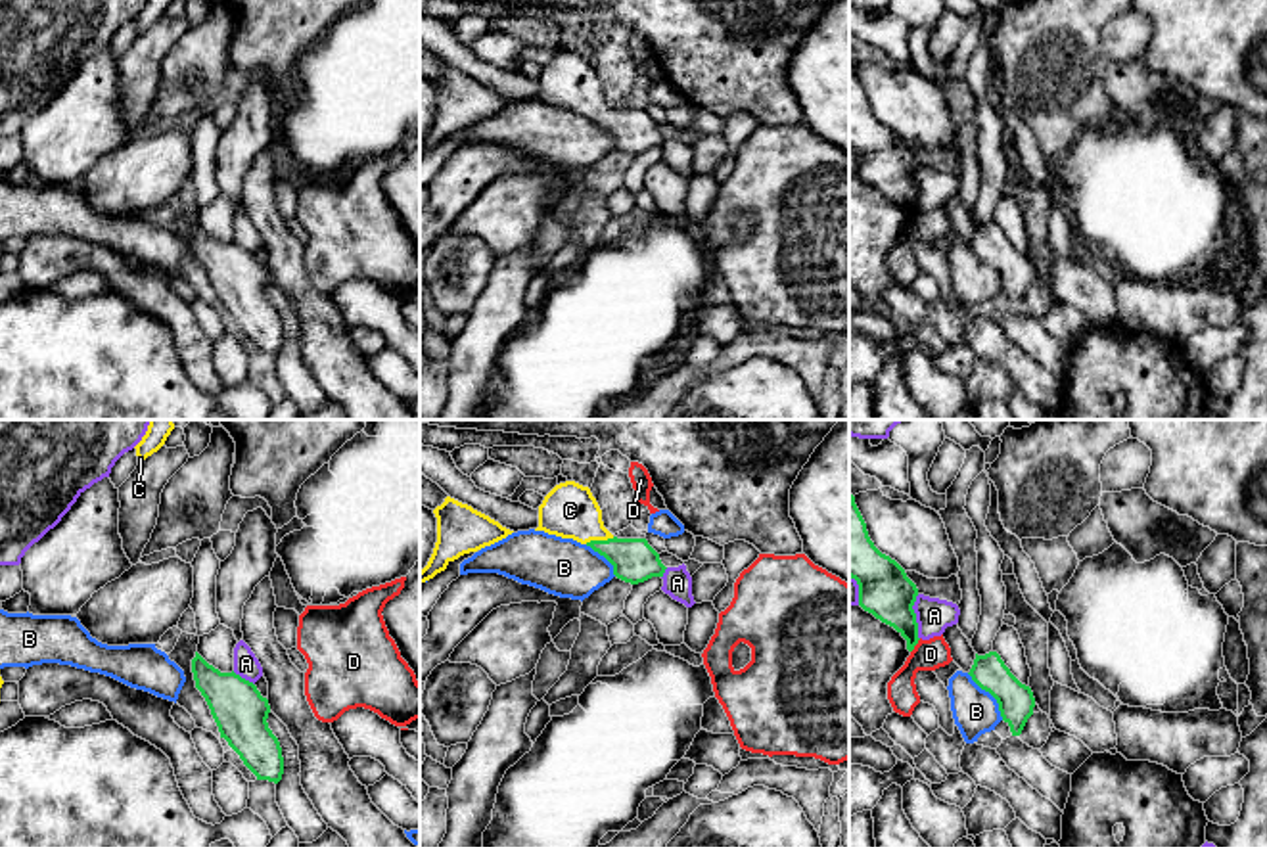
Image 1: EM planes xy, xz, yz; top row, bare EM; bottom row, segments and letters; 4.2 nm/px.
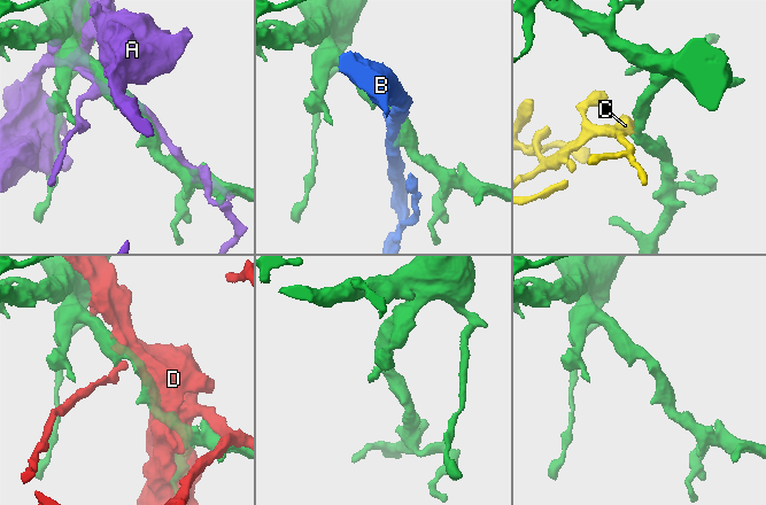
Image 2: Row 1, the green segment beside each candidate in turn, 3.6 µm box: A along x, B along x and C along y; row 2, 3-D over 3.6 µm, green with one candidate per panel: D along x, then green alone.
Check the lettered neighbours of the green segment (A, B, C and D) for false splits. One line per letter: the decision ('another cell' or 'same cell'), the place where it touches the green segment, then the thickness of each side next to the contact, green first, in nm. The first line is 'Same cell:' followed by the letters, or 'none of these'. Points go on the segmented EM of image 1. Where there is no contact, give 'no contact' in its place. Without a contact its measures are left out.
Same cell: C
A: another cell; contact yz (915, 618); calibres 220 and 150 nm
B: another cell; contact yz (991, 694); calibres 150 and 190 nm
C: same cell; contact xz (598, 541); calibres 180 and 240 nm
D: another cell; contact yz (915, 644); calibres 220 and 130 nm

